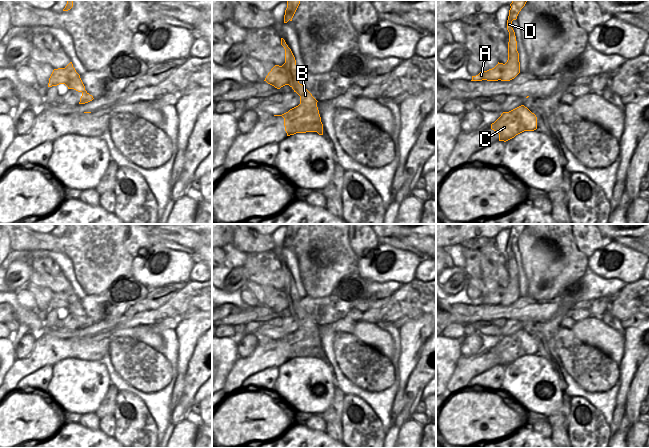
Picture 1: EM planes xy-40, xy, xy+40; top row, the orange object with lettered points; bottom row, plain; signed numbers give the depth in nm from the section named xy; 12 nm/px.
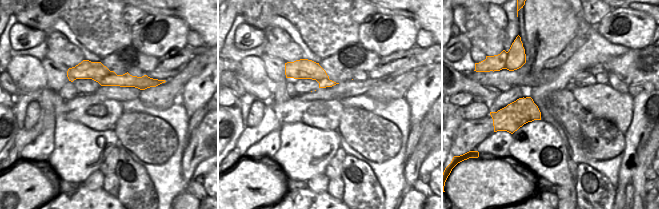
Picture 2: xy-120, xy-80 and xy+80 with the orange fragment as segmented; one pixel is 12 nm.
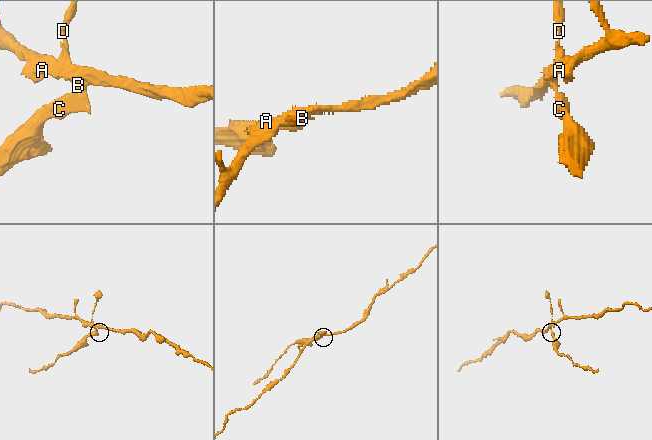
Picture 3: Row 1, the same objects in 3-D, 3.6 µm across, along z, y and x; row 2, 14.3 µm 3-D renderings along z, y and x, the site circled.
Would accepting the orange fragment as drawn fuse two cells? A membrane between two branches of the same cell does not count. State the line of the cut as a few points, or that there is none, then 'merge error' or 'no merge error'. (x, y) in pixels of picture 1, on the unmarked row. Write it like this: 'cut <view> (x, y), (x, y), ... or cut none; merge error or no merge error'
cut xy (317, 333), (316, 355); merge error

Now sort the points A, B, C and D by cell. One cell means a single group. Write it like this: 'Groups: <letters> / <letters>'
Groups: A B D / C.

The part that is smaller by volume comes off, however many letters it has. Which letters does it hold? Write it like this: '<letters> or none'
C.

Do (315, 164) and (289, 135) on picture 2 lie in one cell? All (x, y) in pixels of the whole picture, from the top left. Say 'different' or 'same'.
same

